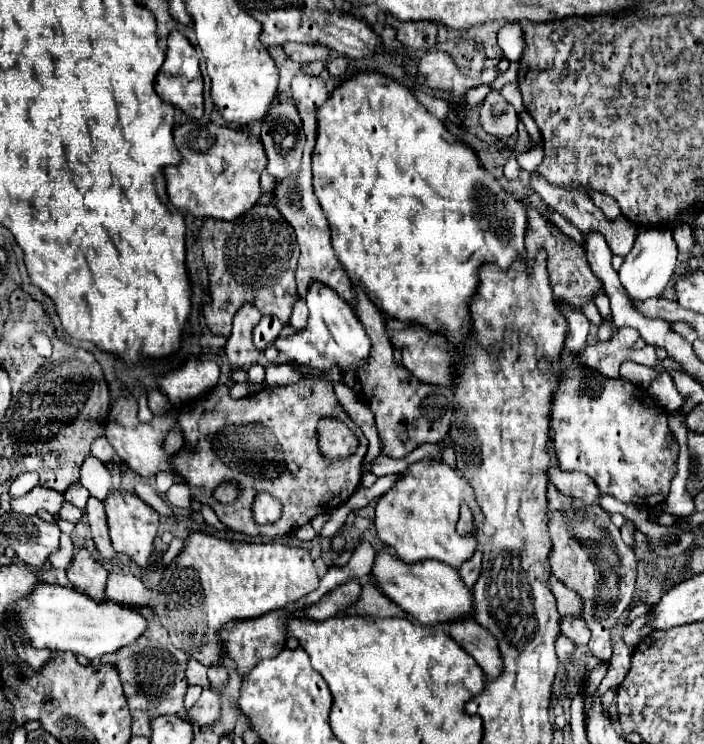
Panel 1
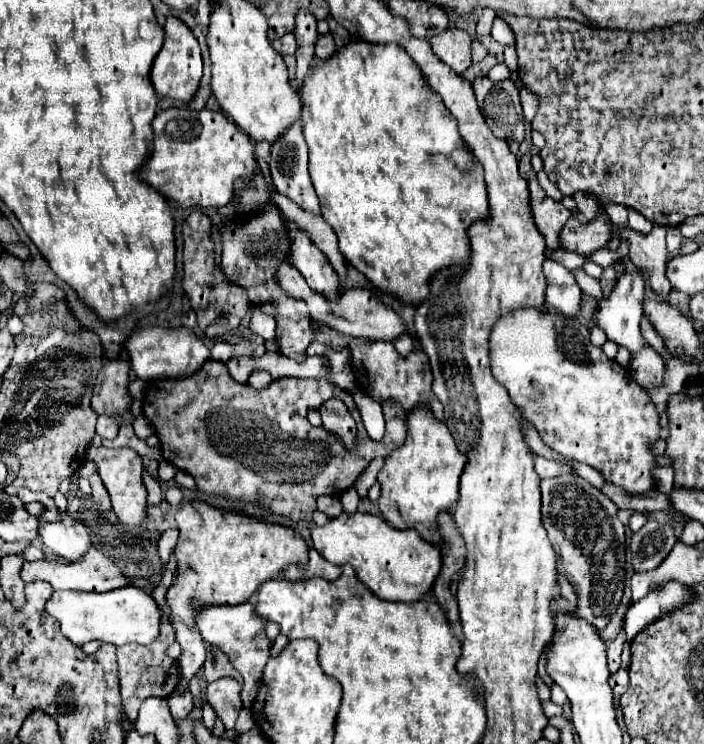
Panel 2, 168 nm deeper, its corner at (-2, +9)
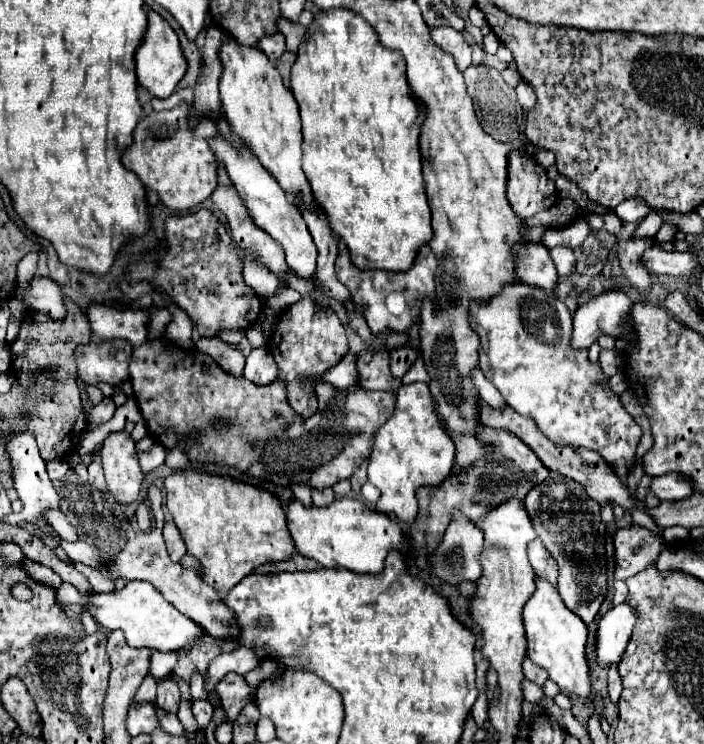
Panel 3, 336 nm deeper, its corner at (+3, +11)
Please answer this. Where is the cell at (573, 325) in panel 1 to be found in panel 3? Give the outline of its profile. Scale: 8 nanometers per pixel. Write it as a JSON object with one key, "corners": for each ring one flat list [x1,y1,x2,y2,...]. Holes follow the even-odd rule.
{"corners":[[527,242,525,246,515,248,517,254,517,276,521,282,541,288,545,292,555,292,559,274,549,256,549,250,543,244]]}

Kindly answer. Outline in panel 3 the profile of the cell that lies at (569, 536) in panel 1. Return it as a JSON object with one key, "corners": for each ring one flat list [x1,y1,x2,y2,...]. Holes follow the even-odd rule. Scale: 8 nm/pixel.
{"corners":[[553,472,549,480,543,480,529,490,525,496,525,508,529,510,537,536,559,564,557,592,571,612,575,612,585,624,591,624,607,594,607,524,601,520,601,506,587,496,581,484]]}

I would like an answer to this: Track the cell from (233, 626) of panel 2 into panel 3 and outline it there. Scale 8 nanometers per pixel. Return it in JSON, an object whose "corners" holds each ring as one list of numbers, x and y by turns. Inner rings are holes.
{"corners":[[151,485,147,496,157,525,149,532,133,532,133,530,129,532,127,546,121,550,119,556,115,556,107,562,109,576,123,578,123,580,135,580,135,578,149,580,179,612,185,612,185,616,189,616,197,626,201,626,207,636,211,636,213,640,235,640,235,636,239,634,239,628,237,628,235,614,225,604,225,600,209,584,205,584,201,580,197,570,185,568,185,566,169,560,162,534,165,522,161,491,156,486]]}

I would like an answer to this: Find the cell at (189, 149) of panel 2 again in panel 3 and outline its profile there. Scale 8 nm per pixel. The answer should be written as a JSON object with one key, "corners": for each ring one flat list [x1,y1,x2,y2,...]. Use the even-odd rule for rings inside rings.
{"corners":[[181,102,167,112,151,112,137,124,133,144,123,154,123,164,137,174,143,186,155,190,167,208,187,210,207,200,217,186,217,160,207,144,213,136,217,136,215,122,203,116,191,128,191,106]]}

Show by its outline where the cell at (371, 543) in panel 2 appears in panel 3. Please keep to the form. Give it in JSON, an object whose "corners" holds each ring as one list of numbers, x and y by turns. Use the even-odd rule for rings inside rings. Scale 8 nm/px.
{"corners":[[341,498,325,508,303,508,299,500,291,500,287,508,287,524,295,540,299,554,317,560,323,568,347,568,355,574,377,576,385,570,385,558,391,550,405,556,407,566,415,566,415,556,411,556,411,540,401,524,391,520,387,514,363,504,361,500]]}

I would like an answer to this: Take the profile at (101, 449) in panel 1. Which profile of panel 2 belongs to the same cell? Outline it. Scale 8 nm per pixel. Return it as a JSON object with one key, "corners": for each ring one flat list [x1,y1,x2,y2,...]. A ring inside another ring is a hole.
{"corners":[[98,416,98,424,96,424,96,432,102,436,102,438,116,438,118,434,118,422,114,422,112,418,106,418,106,416]]}

